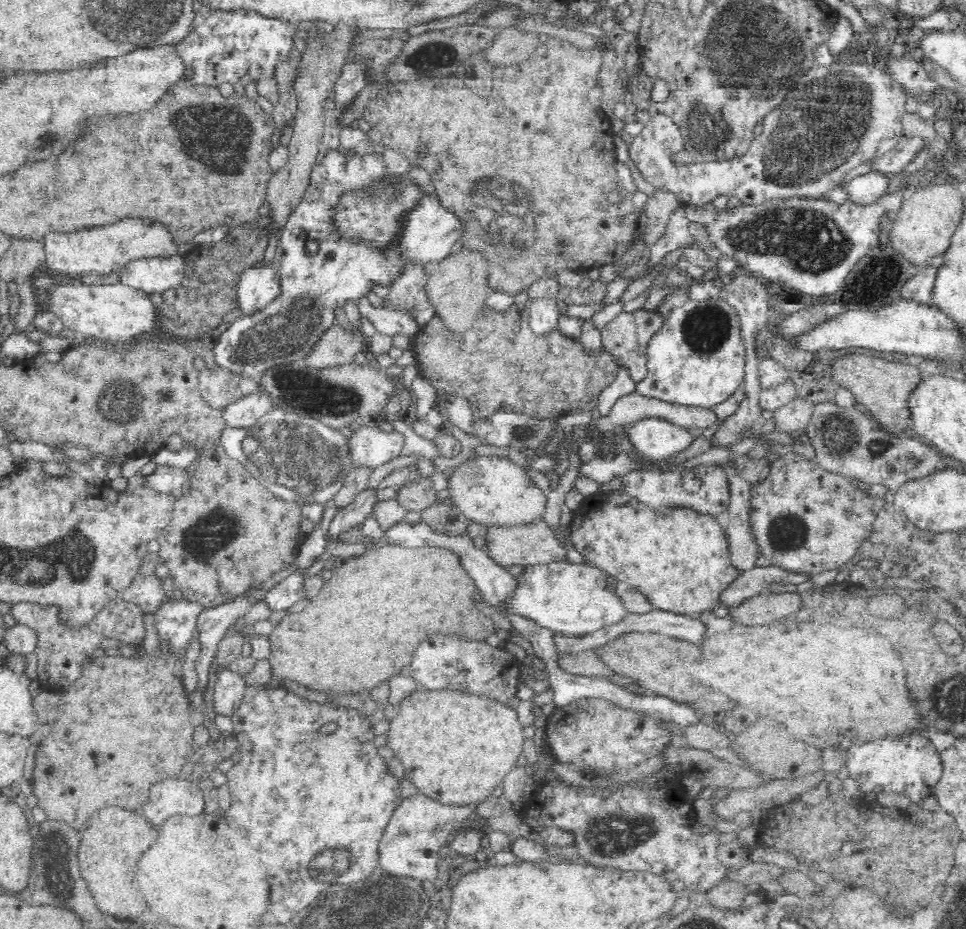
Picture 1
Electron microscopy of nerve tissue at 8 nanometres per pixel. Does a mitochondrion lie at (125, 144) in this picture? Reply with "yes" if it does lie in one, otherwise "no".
no

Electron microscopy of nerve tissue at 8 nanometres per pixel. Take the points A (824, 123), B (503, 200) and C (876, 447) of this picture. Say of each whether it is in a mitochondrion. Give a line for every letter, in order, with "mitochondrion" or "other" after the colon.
A: mitochondrion
B: mitochondrion
C: mitochondrion

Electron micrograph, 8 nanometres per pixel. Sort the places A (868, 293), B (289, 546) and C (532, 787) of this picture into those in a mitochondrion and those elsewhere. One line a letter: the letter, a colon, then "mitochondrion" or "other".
A: other
B: other
C: other

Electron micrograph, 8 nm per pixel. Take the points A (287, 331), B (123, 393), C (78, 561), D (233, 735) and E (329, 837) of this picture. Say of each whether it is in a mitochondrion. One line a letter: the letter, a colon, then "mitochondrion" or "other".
A: mitochondrion
B: mitochondrion
C: mitochondrion
D: other
E: mitochondrion

